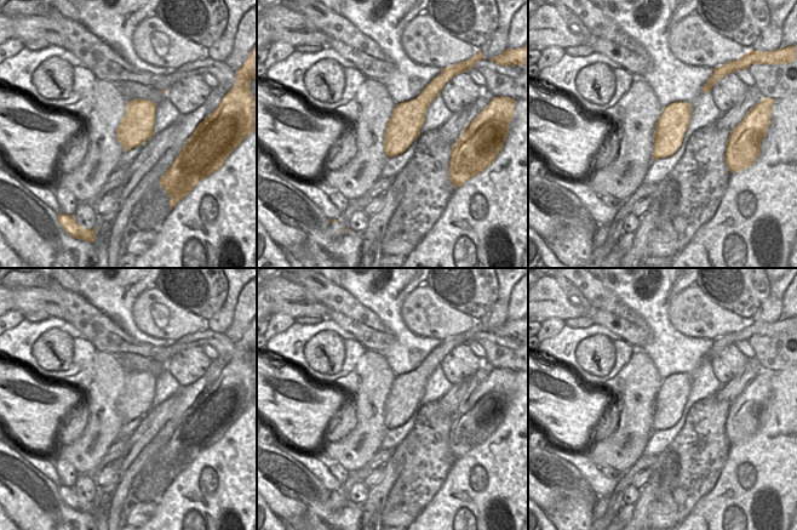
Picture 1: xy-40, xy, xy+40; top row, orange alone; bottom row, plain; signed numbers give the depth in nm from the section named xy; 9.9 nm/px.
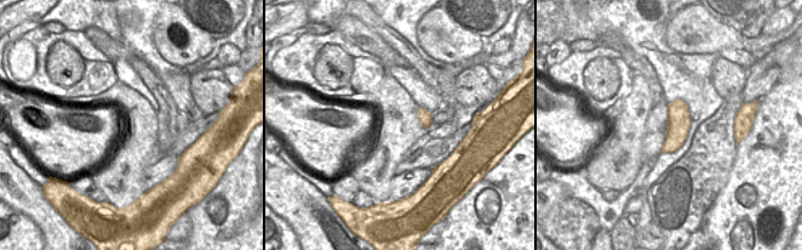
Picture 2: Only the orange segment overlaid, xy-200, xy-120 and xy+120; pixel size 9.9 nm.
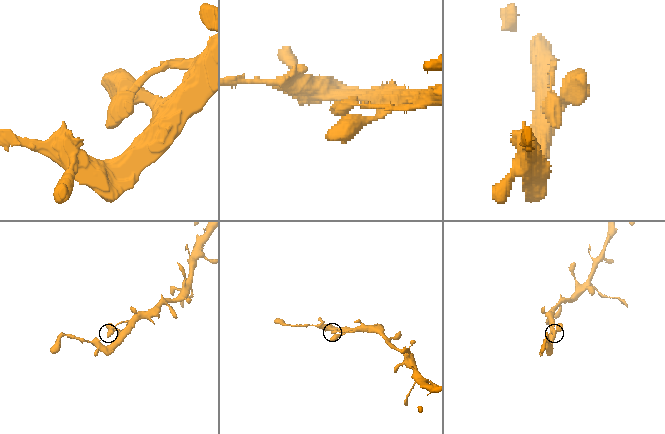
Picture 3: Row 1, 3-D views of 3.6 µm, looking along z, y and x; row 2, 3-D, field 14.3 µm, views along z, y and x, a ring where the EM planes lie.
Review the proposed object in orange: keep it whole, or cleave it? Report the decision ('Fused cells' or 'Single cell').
Single cell.

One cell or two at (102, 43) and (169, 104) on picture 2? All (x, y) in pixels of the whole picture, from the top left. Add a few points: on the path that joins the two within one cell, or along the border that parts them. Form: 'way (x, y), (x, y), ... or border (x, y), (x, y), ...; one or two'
way (120, 52), (127, 55), (149, 77), (155, 86); one

